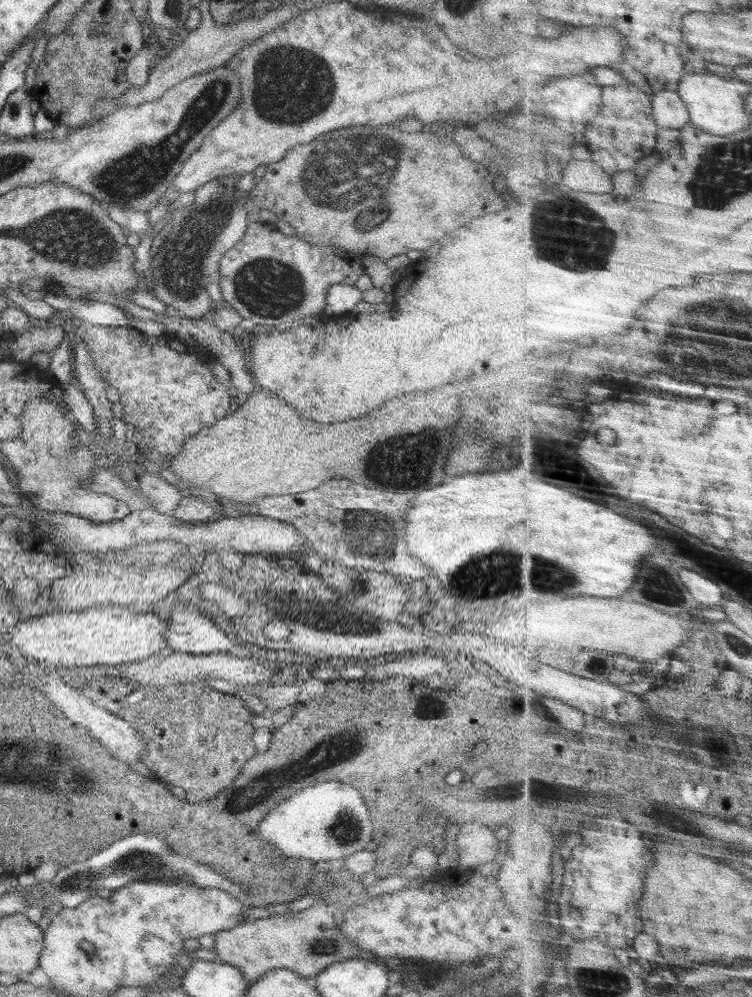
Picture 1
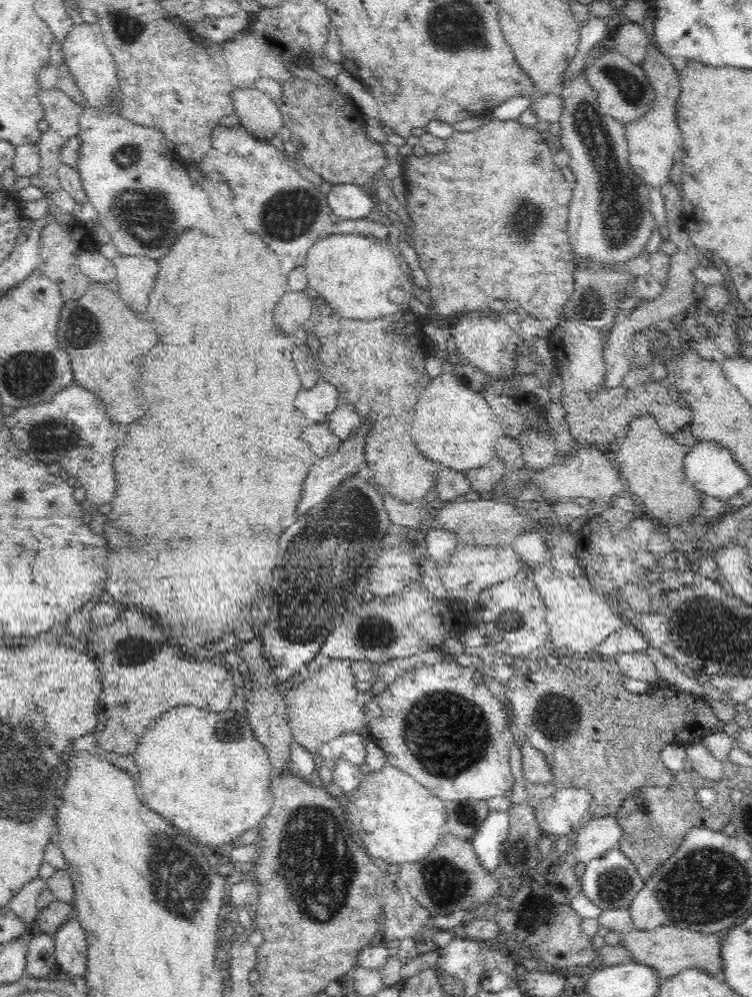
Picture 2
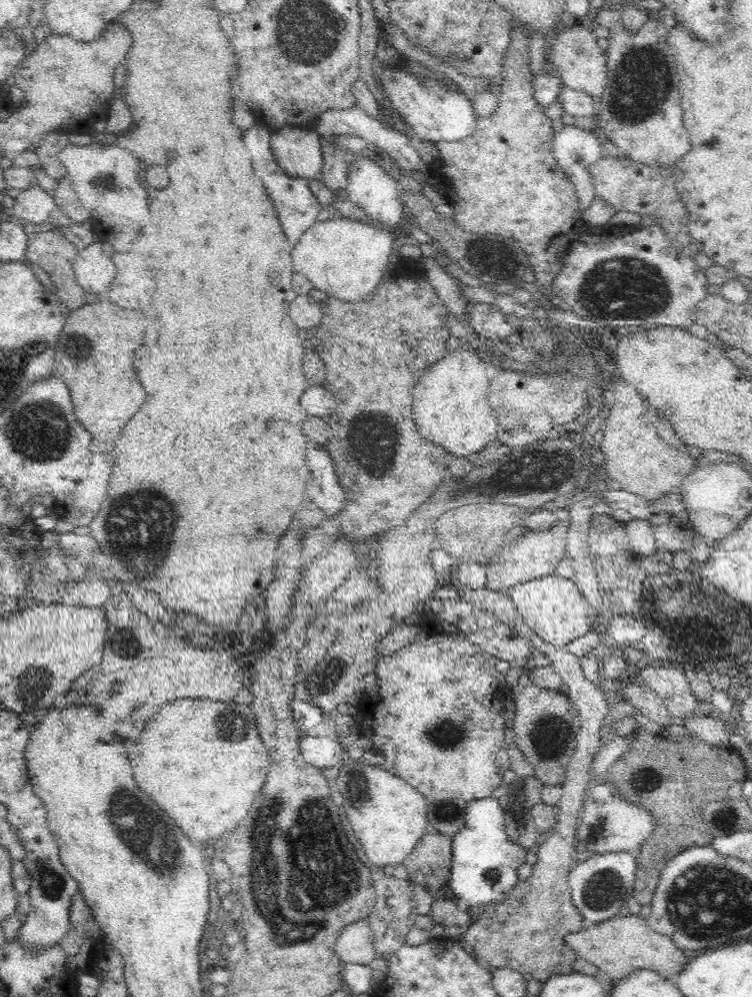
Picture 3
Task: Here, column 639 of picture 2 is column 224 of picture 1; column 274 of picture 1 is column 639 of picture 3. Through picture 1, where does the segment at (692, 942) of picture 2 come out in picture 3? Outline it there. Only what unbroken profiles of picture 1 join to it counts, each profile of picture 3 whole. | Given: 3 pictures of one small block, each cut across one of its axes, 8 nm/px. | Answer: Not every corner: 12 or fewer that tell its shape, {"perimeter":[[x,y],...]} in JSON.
{"perimeter":[[641,915],[586,925],[563,941],[620,981],[674,978],[686,952]]}

